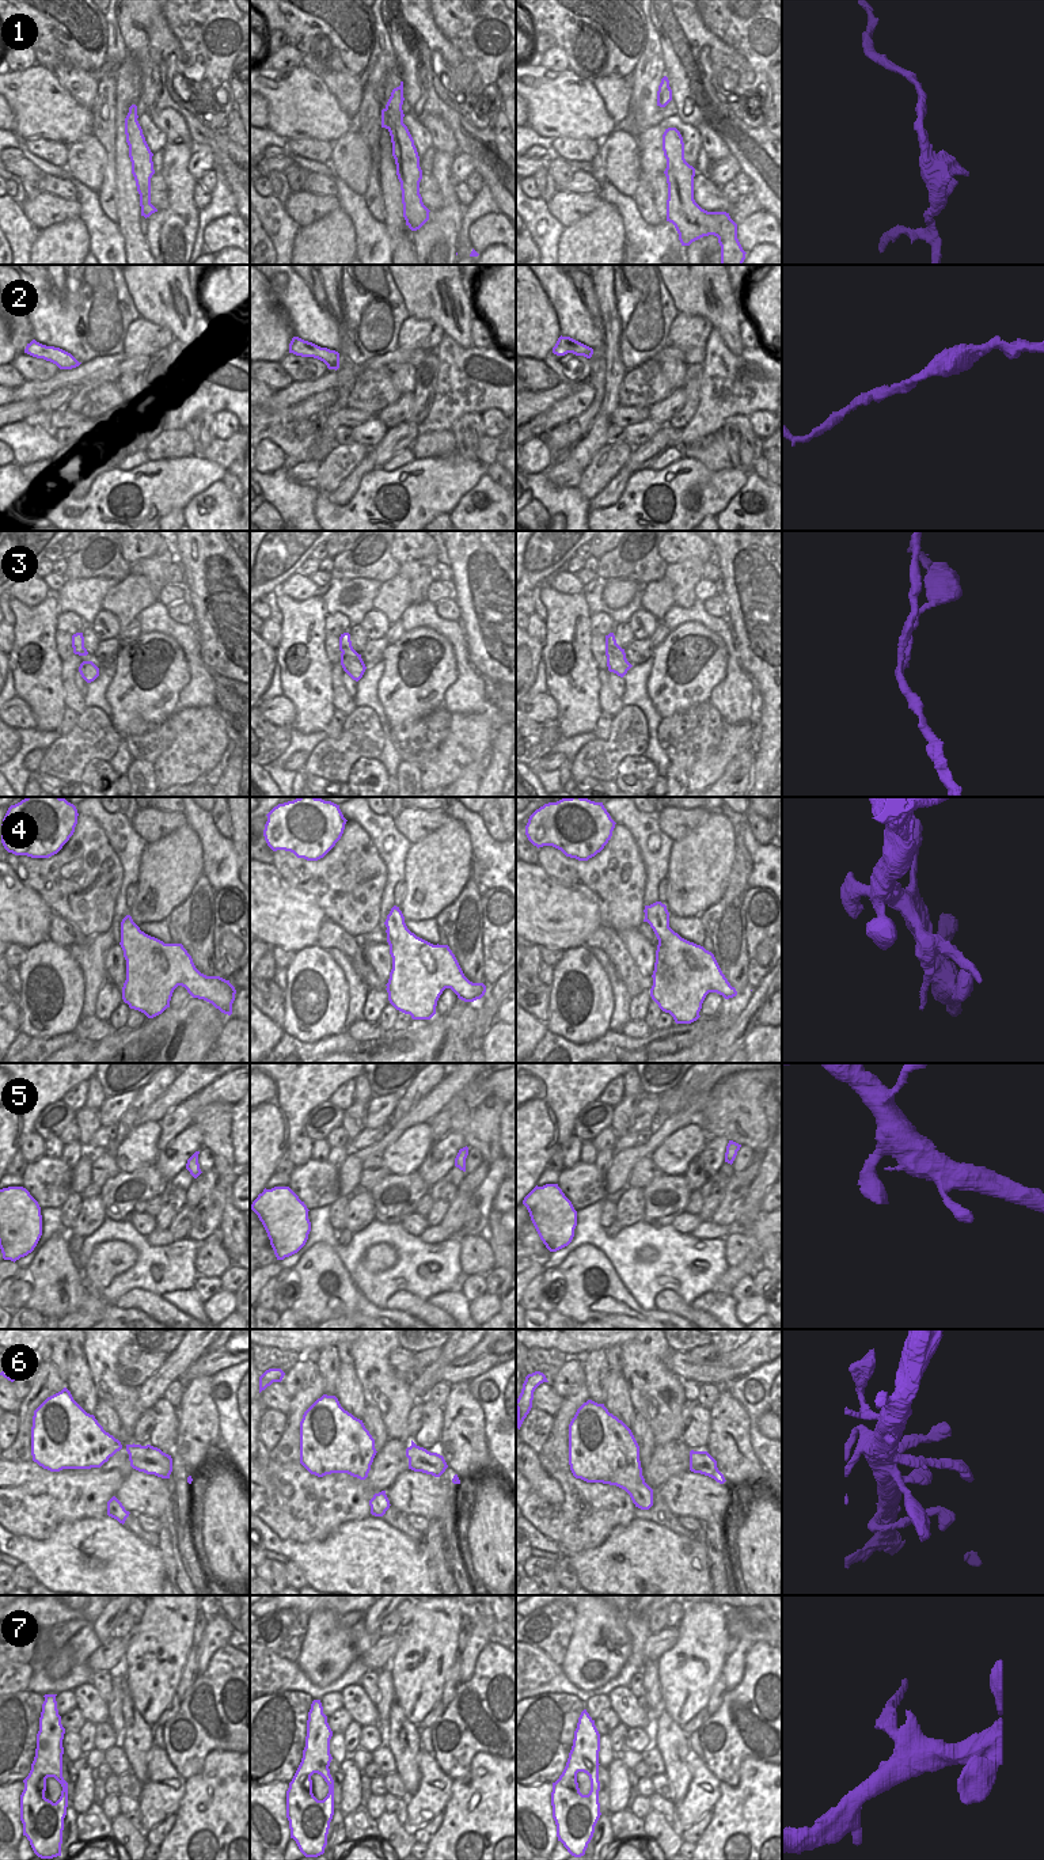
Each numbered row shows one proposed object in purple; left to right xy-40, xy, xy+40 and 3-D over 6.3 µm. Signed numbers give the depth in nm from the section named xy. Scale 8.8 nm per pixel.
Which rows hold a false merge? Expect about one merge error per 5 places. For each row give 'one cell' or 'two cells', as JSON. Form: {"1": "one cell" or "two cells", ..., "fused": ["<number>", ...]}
{"1": "one cell", "2": "one cell", "3": "two cells", "4": "two cells", "5": "one cell", "6": "one cell", "7": "one cell", "fused": ["3", "4"]}

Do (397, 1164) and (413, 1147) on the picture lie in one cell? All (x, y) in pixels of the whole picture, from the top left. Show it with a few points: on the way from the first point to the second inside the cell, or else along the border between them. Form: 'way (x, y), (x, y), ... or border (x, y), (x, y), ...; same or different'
way (401, 1160), (409, 1151); same

